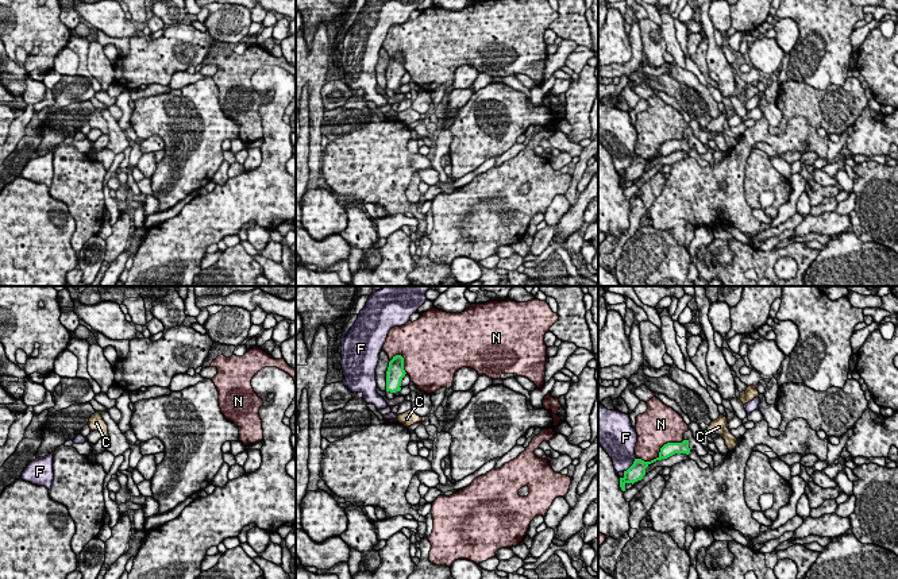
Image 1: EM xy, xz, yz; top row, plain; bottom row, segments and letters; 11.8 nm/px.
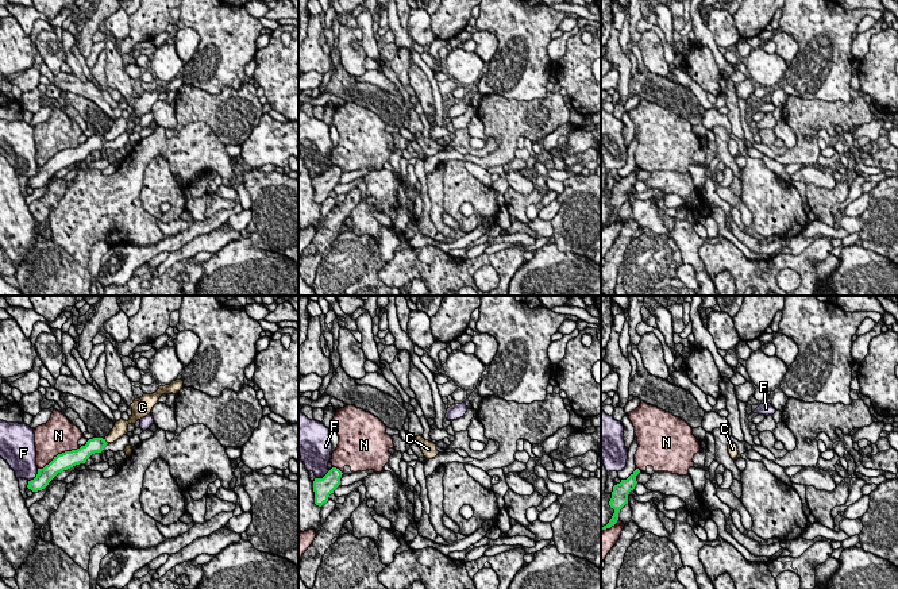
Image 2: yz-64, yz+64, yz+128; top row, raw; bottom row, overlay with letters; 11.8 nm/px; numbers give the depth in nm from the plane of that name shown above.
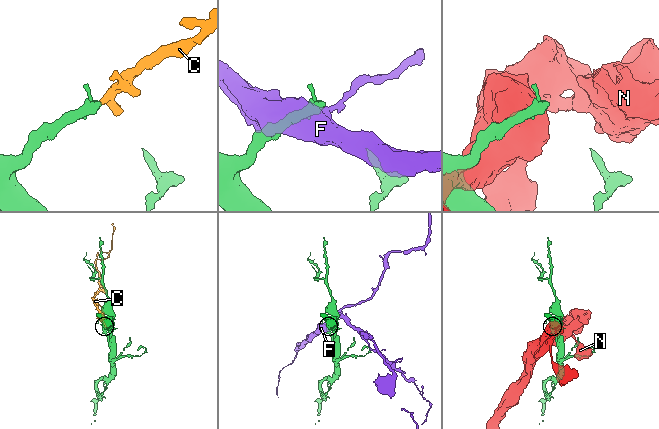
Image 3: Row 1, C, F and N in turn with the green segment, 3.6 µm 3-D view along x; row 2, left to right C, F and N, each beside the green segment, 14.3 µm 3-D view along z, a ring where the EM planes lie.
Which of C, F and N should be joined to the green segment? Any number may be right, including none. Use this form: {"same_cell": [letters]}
{"same_cell": ["C"]}

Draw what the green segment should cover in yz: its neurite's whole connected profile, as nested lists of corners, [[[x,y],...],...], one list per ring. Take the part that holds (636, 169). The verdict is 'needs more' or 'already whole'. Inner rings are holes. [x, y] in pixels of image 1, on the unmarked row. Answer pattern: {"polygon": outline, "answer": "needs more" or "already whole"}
{"polygon": [[[683,138],[682,140],[667,140],[660,146],[659,154],[651,159],[644,159],[641,157],[635,157],[633,162],[624,169],[624,174],[620,175],[620,185],[623,189],[625,189],[625,182],[627,181],[635,181],[637,178],[641,178],[643,174],[645,173],[645,166],[656,159],[656,158],[662,158],[662,157],[667,157],[675,151],[690,151],[690,146],[689,146],[689,138]]], "answer": "already whole"}

